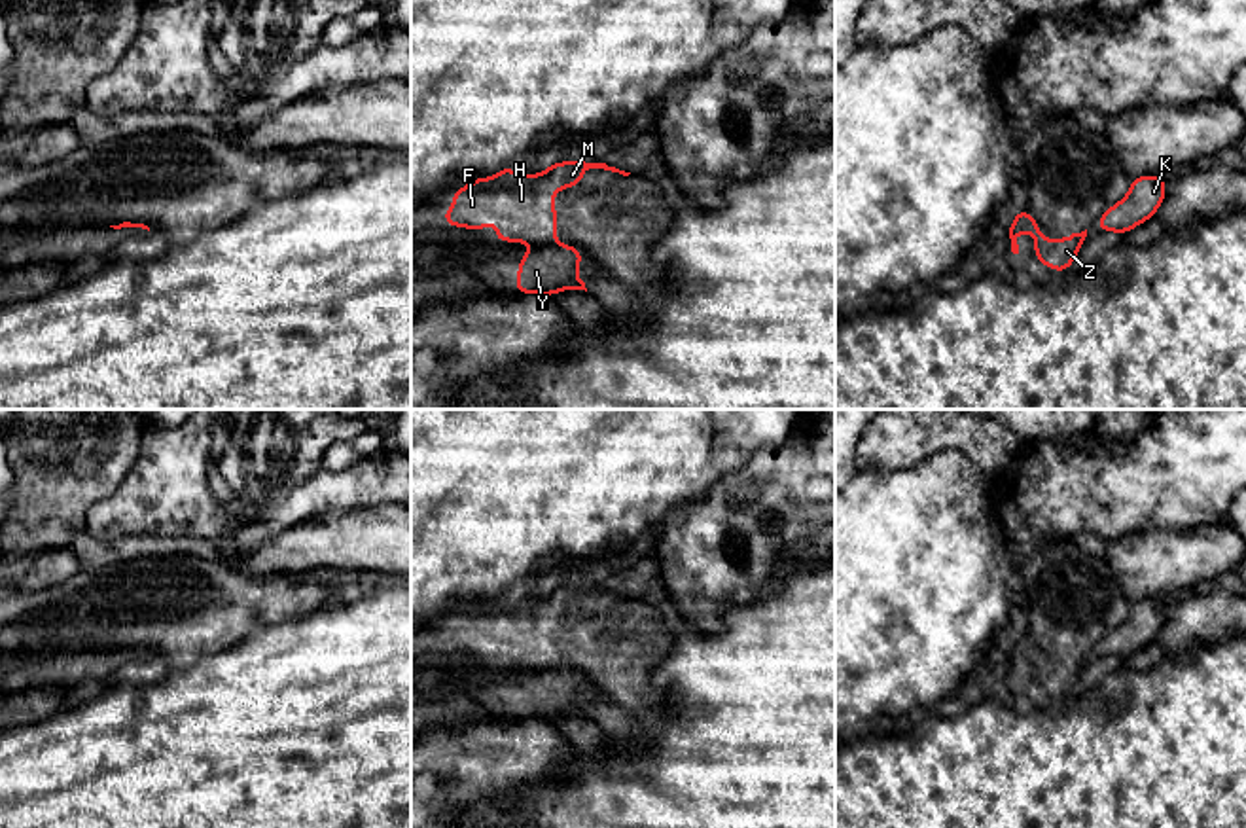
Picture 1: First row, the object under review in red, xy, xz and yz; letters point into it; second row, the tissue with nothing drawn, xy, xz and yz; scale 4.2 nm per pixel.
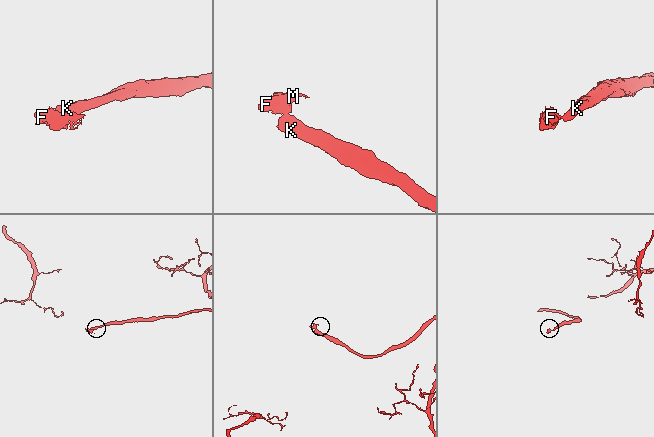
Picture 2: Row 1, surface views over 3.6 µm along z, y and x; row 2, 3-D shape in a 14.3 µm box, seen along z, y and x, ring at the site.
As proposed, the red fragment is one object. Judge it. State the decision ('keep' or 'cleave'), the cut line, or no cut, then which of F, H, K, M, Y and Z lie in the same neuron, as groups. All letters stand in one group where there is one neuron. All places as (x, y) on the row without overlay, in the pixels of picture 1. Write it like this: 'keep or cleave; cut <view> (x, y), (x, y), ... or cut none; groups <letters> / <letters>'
cleave; cut xz (544, 667), (559, 669); groups F H M Z / K Y

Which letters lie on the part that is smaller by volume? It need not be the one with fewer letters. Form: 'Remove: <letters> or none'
Remove: F, H, M, Z

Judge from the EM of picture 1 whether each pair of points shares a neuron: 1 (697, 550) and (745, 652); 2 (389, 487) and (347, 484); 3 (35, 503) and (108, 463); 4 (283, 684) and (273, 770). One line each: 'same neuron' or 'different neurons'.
1: different neurons
2: same neuron
3: same neuron
4: same neuron

